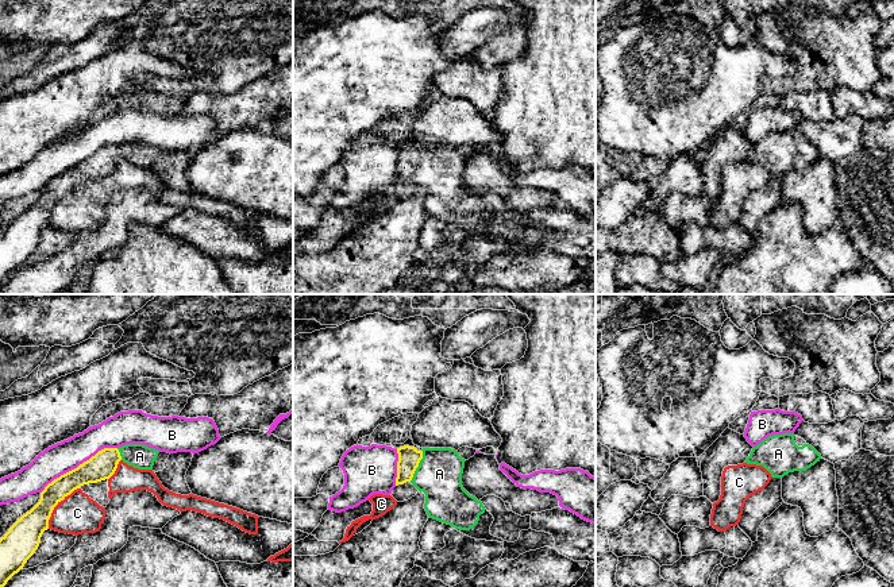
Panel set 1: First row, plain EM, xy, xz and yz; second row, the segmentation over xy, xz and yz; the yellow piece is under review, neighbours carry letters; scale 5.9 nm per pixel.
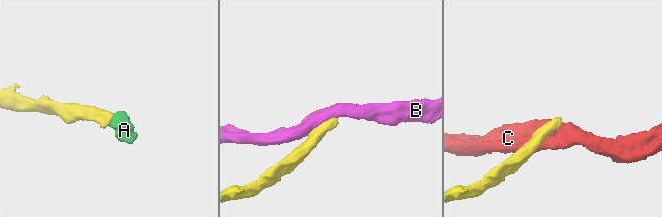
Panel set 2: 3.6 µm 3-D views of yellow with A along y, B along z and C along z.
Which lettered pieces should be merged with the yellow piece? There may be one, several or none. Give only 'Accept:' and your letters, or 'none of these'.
Accept: A

